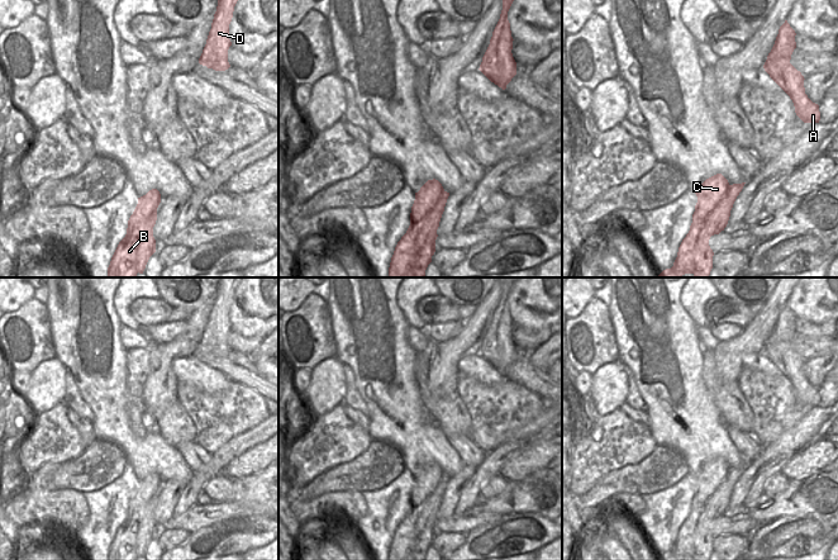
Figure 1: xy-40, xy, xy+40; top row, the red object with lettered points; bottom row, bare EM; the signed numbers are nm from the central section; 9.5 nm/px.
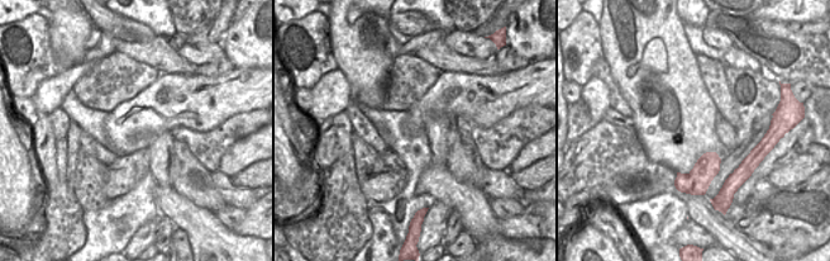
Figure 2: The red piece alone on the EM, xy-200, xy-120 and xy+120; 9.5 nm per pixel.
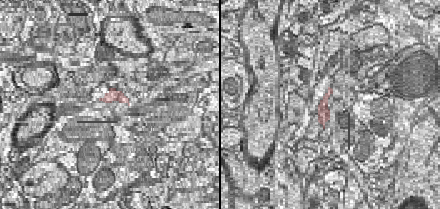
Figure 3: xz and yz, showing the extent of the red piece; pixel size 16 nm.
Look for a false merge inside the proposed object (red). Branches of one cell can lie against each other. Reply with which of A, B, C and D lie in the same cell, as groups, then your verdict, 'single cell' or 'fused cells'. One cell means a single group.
groups A D / B C; fused cells

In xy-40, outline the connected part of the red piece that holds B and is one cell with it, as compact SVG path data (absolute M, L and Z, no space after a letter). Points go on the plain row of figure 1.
M152 473L138 481L138 488L128 504L127 518L111 541L108 560L137 560L137 536L142 513L159 487L161 478L157 473Z

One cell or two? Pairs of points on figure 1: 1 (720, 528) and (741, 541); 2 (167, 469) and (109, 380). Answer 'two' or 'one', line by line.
1: two
2: one

